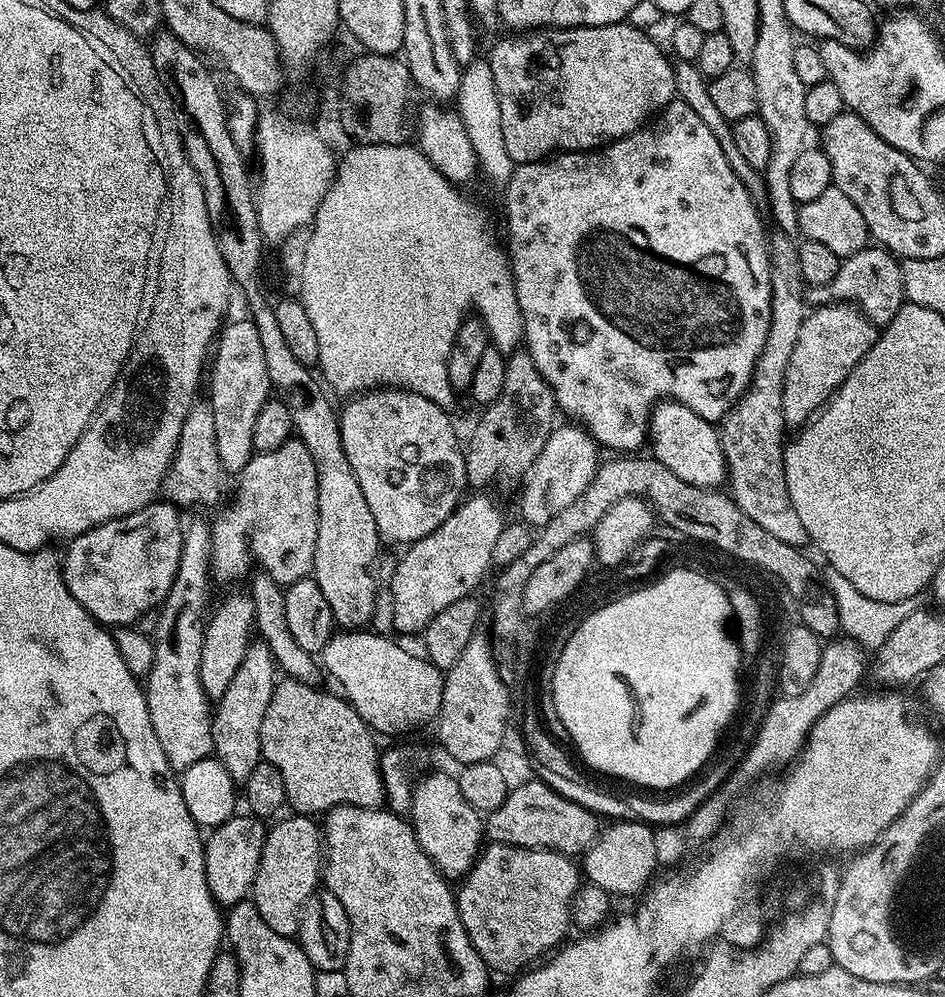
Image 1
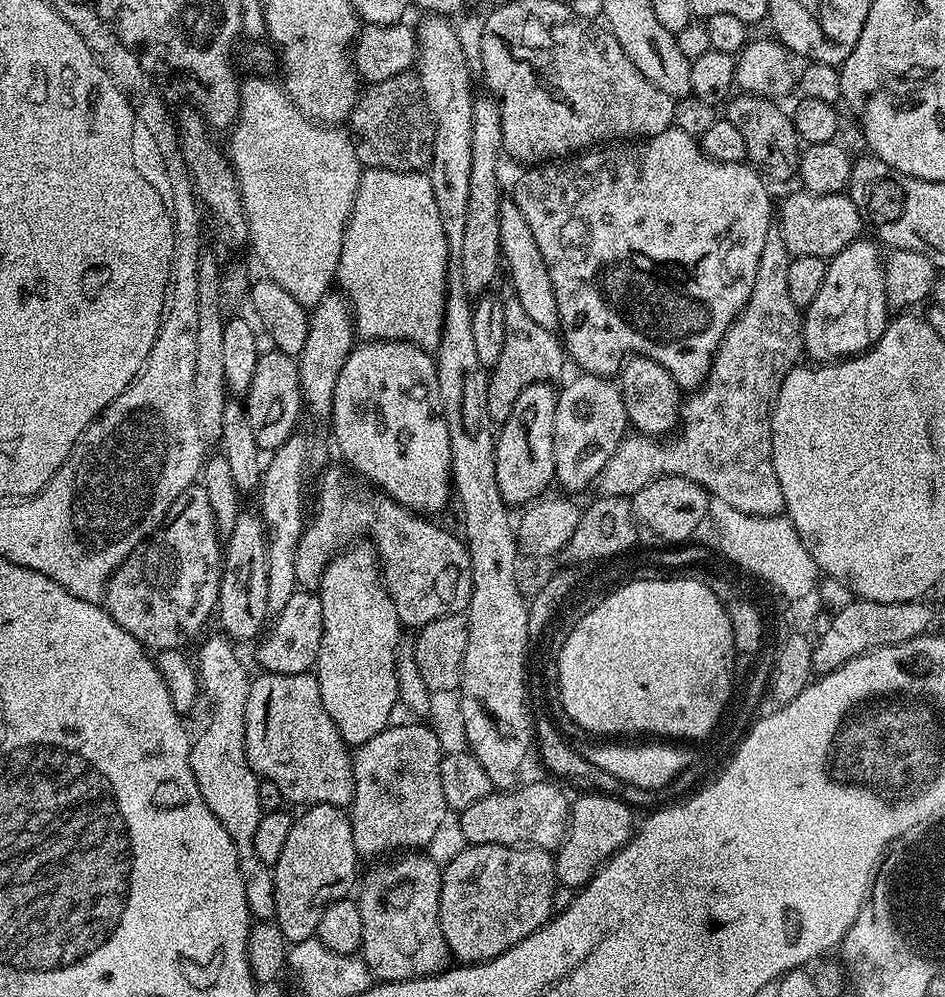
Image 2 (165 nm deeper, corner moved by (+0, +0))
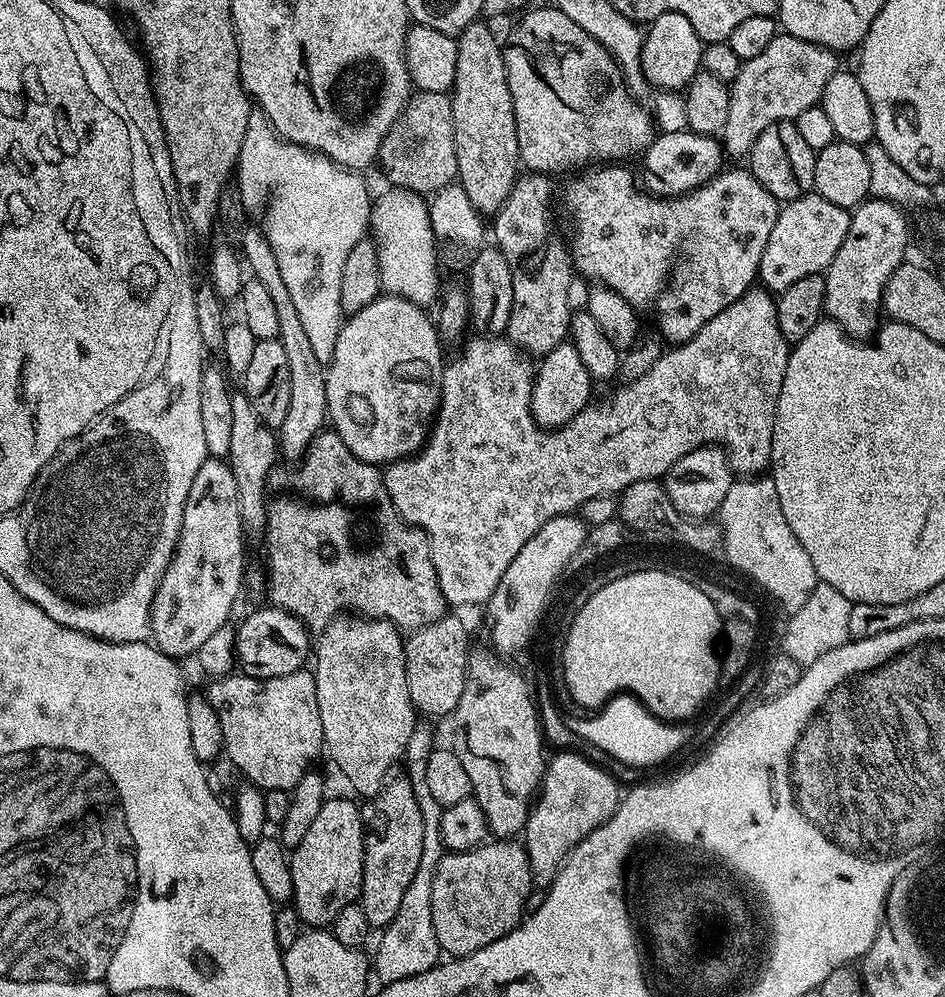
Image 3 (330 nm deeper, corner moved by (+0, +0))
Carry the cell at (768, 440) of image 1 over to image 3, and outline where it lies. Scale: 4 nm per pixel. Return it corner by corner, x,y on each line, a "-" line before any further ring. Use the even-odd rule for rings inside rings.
753,286
743,292
733,304
722,310
722,314
710,318
710,322
706,322
706,326
702,326
702,330
698,330
694,338
690,338
685,344
664,350
648,373
642,373
637,380
627,381
622,386
625,388
618,389
613,396
589,403
588,407
582,409
572,421
551,430
537,427
536,420
531,414
533,361
507,338
483,334
476,334
473,337
473,340
453,360
451,357
445,363
444,377
438,389
438,411
428,433
428,439
424,441
420,451
405,459
391,461
383,469
386,494
390,494
390,502
394,502
394,510
398,510
398,514
407,524
415,524
423,530
430,542
430,554
434,562
434,570
438,574
438,586
444,595
445,605
452,607
453,604
456,608
468,608
471,604
487,605
502,574
506,574
506,566
514,562
514,554
518,554
518,550
522,550
522,546
526,546
526,542
534,538
532,528
542,530
542,526
550,522
548,512
553,512
556,516
556,510
560,510
562,516
562,510
567,510
570,514
570,502
576,502
576,509
580,510
590,499
623,493
624,489
629,488
634,482
660,480
667,476
674,462
678,462
687,452
692,452
695,448
705,446
723,448
728,453
728,465
731,466
733,473
741,477
759,477
771,465
776,403
778,394
782,390
782,378
786,374
790,345
786,338
782,338
782,330
778,330
778,314
773,293
763,287

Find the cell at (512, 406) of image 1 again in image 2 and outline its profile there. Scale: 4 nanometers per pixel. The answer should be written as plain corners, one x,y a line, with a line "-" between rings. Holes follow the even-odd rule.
508,294
503,297
506,310
506,338
502,341
502,354
498,362
490,369
488,378
488,418
493,425
500,426
510,414
518,394
534,383
555,382
564,372
566,353
561,337
553,329
538,326
522,310
522,302

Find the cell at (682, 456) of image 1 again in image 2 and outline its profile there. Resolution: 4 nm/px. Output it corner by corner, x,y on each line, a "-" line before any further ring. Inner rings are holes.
645,356
627,357
620,366
618,387
628,423
639,435
663,438
679,425
682,419
682,390
676,385
670,370
658,366
658,362

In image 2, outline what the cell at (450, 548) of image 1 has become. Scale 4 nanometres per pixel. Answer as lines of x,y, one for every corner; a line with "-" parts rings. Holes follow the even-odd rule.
534,383
518,394
510,414
499,427
495,439
496,486
505,505
527,506
556,479
553,452
554,416
557,391
549,383

